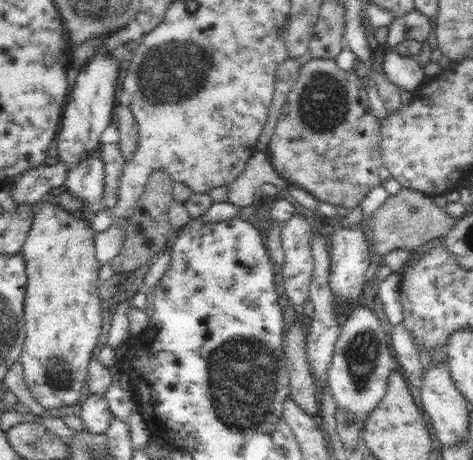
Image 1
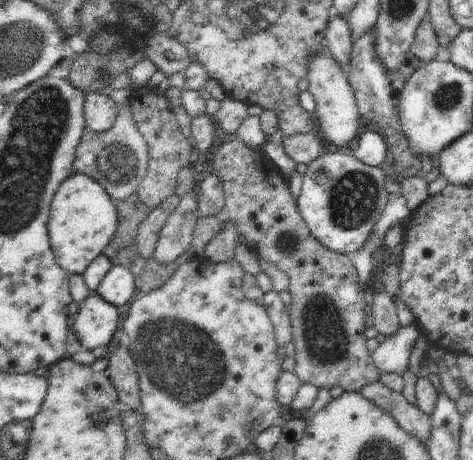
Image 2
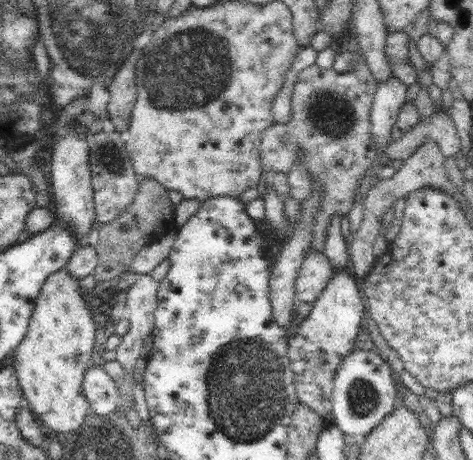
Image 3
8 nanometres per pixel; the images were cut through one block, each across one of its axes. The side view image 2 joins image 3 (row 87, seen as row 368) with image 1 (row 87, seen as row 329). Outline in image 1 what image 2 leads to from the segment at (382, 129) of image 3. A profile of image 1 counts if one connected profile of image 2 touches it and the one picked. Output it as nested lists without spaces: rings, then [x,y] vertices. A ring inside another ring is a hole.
[[[385,50],[383,72],[389,82],[397,84],[399,88],[407,88],[409,92],[417,90],[427,80],[427,76],[423,76],[423,68],[415,58],[401,56],[395,50]]]

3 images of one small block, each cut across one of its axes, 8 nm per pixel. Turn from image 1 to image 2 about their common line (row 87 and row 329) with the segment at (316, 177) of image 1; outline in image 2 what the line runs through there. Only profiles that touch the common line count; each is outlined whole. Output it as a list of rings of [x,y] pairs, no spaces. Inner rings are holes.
[[[233,138],[231,142],[225,142],[215,148],[213,152],[213,174],[221,180],[225,204],[217,218],[225,224],[233,224],[239,232],[239,238],[245,246],[249,246],[251,252],[257,254],[259,260],[267,260],[277,270],[285,272],[289,278],[289,294],[291,304],[287,306],[287,314],[291,320],[291,334],[293,334],[293,346],[295,346],[295,374],[303,384],[313,384],[321,390],[329,390],[331,386],[341,386],[343,392],[355,392],[359,394],[365,386],[375,384],[379,380],[379,370],[371,362],[371,352],[365,350],[365,326],[363,318],[367,314],[365,306],[365,294],[369,292],[369,286],[361,286],[357,278],[355,266],[349,264],[345,254],[327,250],[307,228],[305,220],[301,218],[297,210],[297,200],[293,200],[289,192],[287,180],[281,176],[279,168],[269,160],[269,156],[263,152],[263,148],[253,150],[249,148],[241,138]]]

